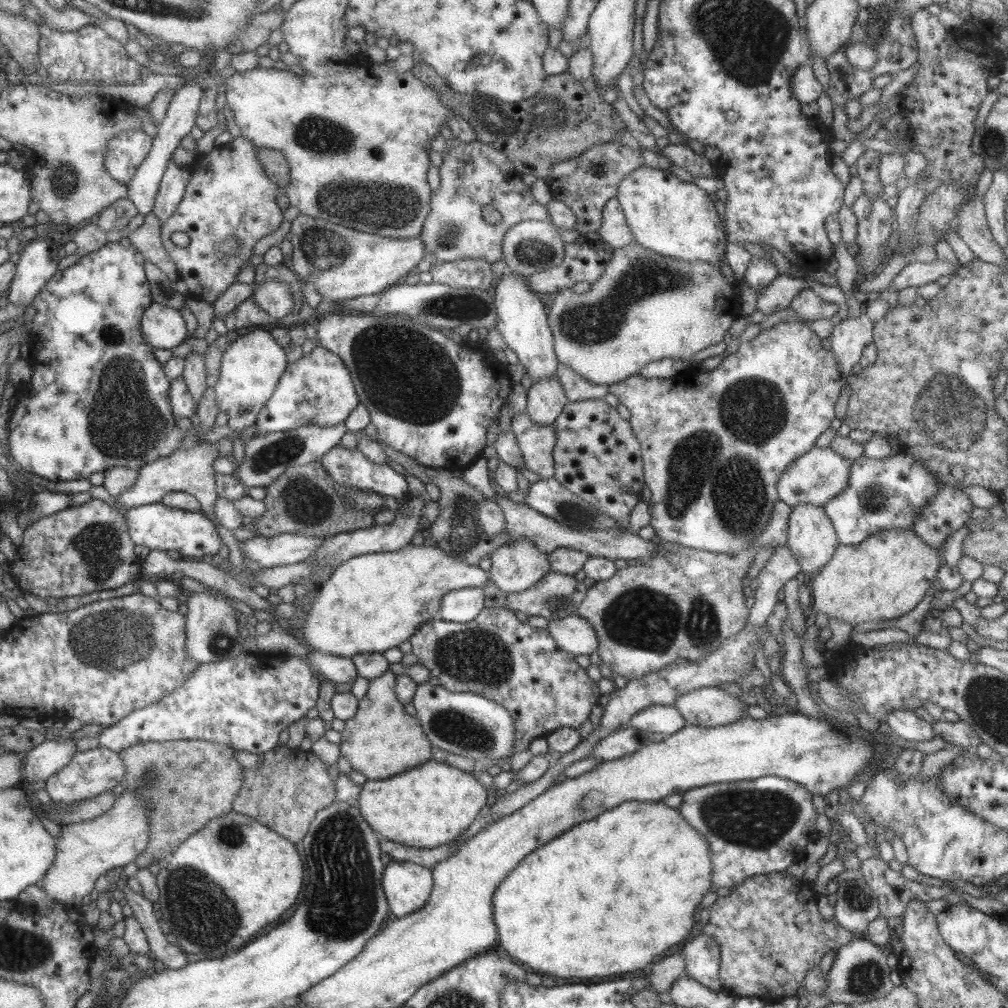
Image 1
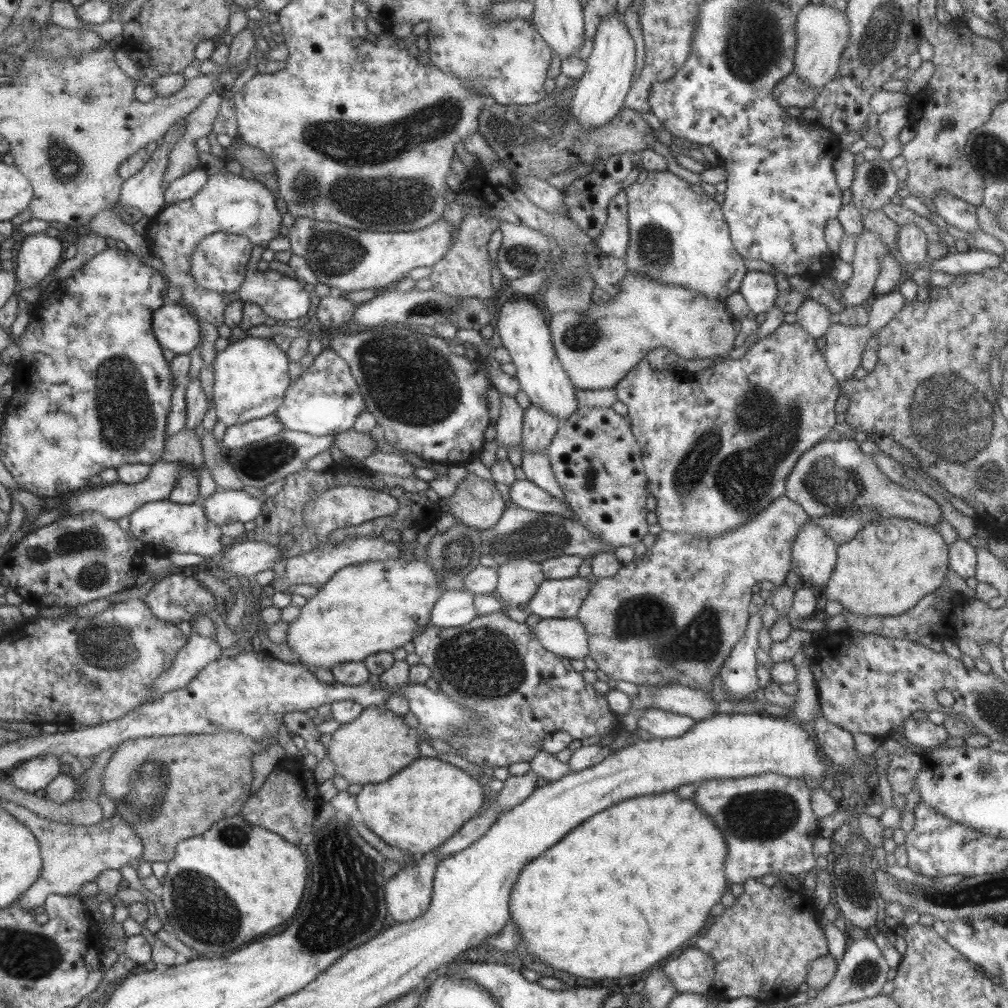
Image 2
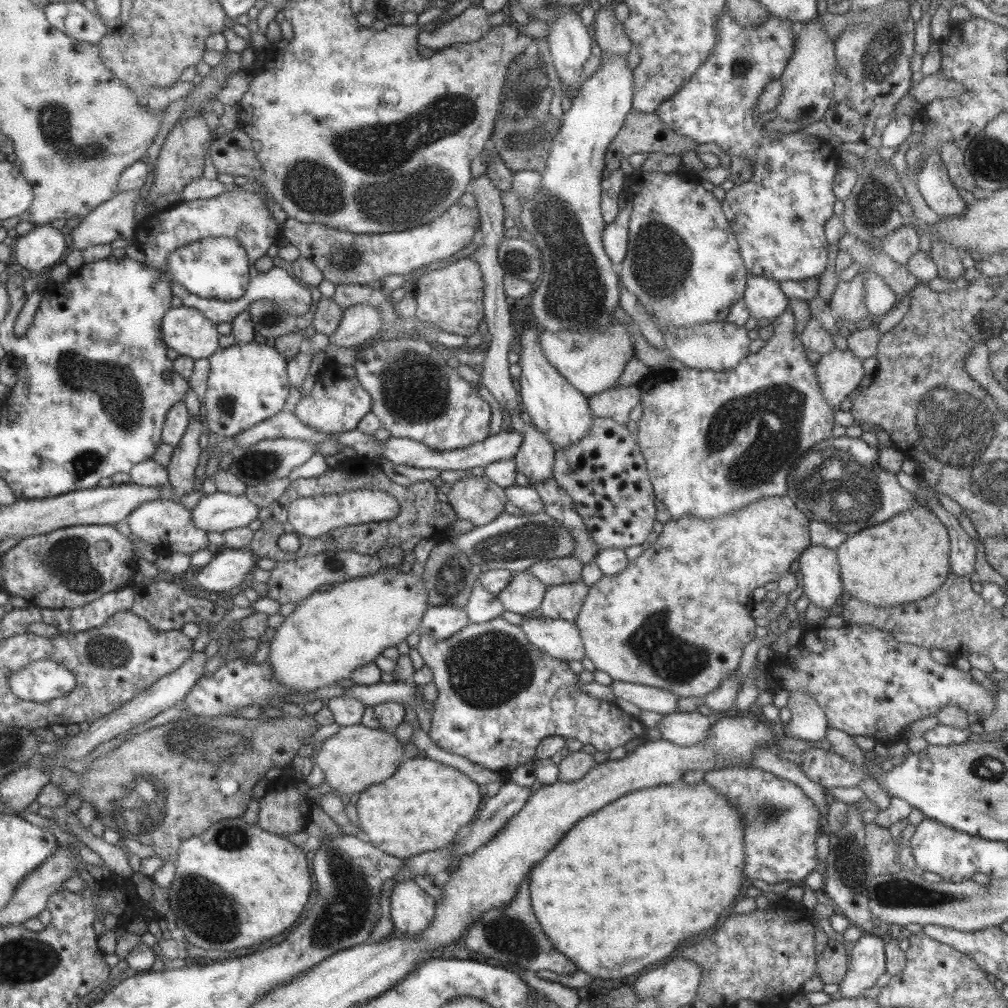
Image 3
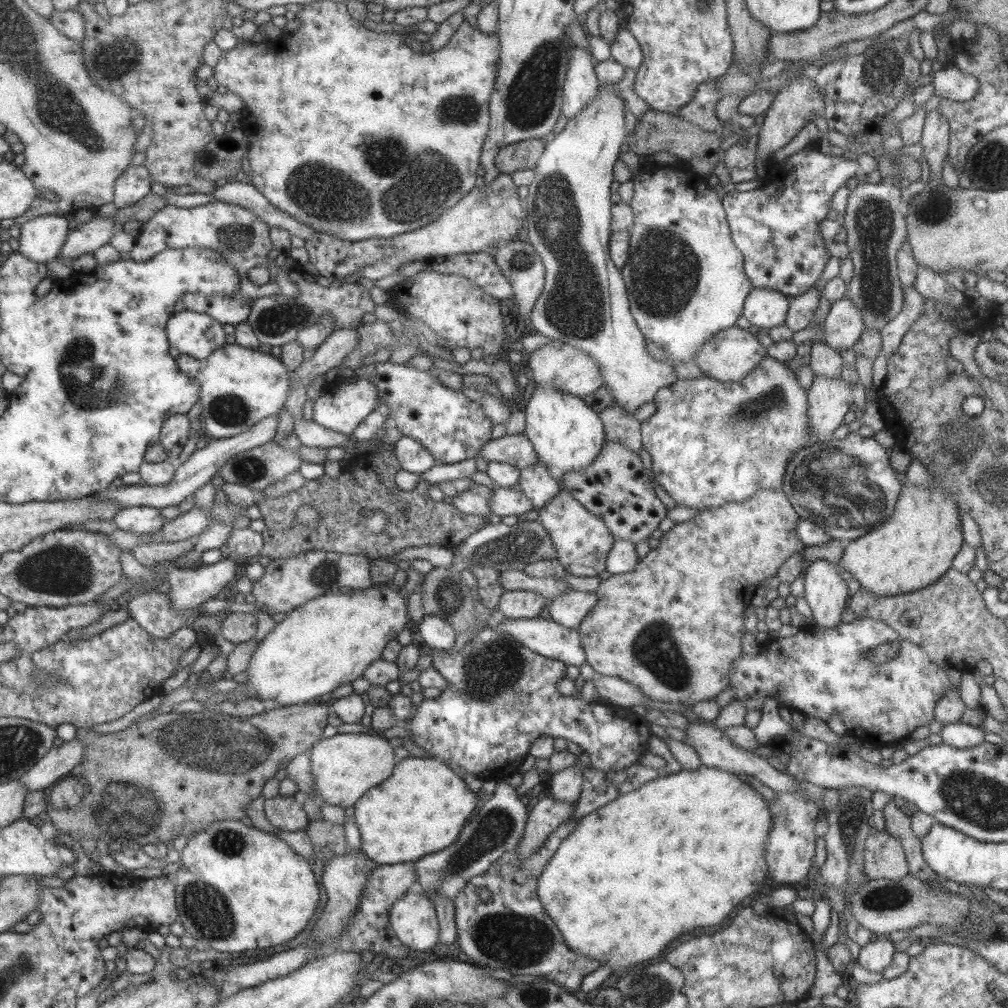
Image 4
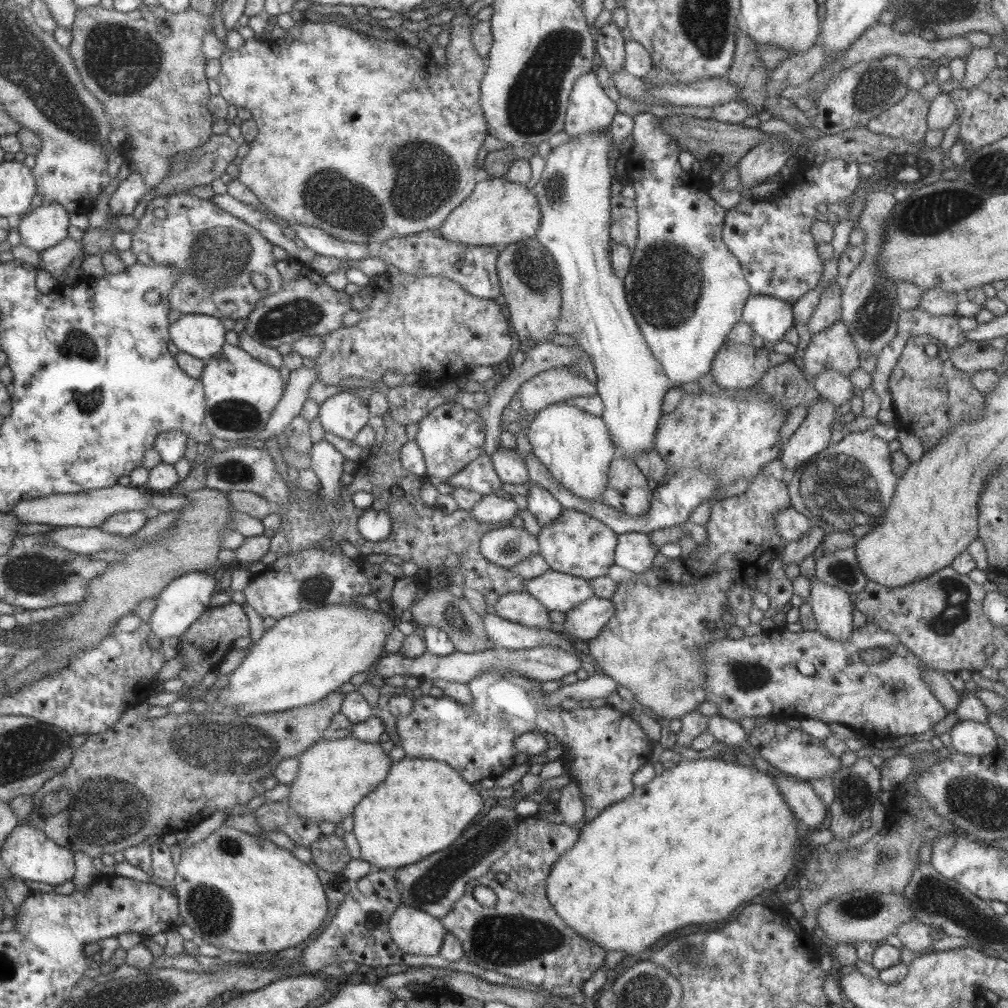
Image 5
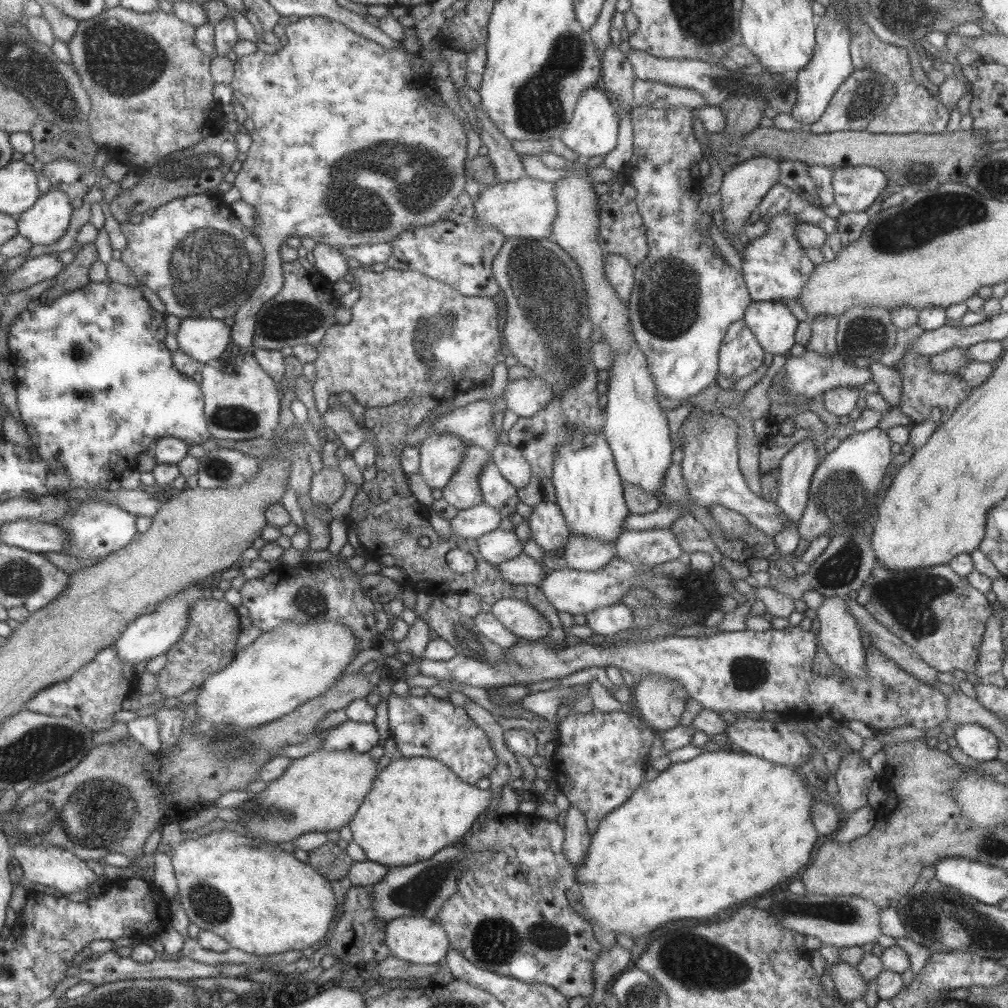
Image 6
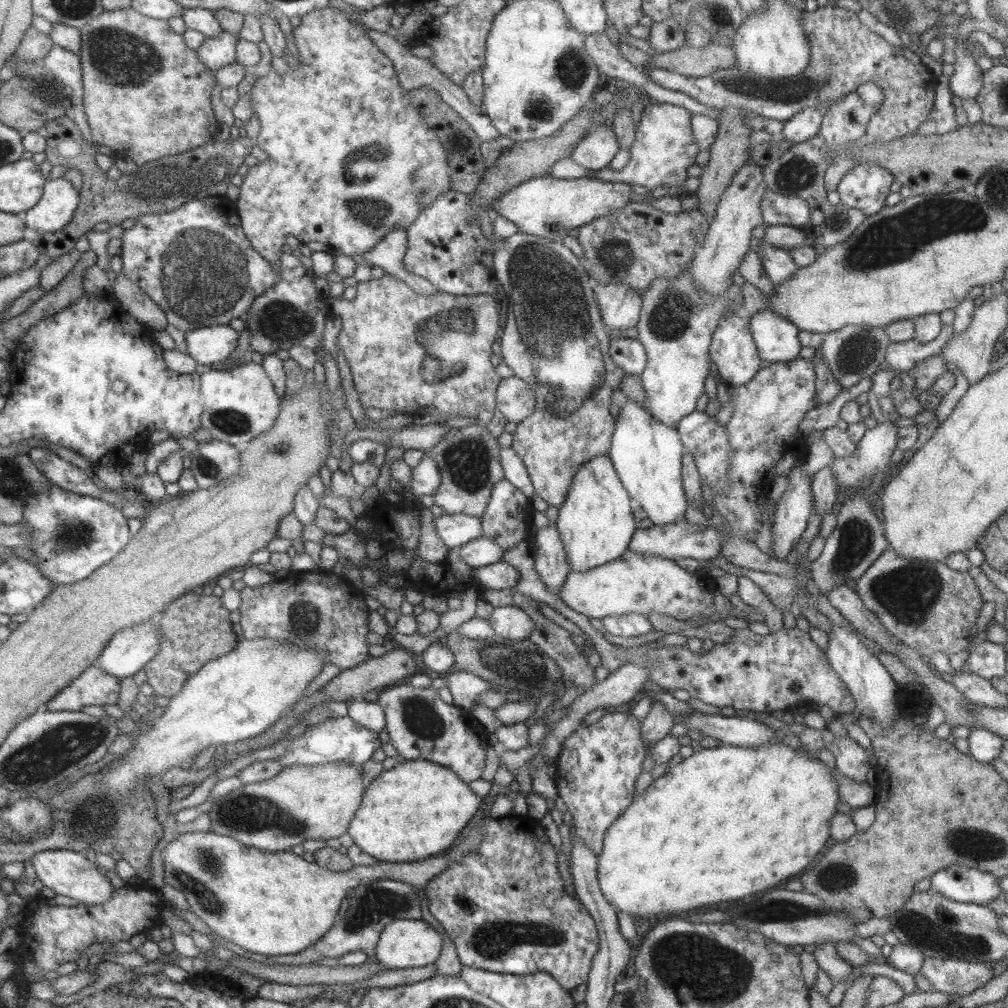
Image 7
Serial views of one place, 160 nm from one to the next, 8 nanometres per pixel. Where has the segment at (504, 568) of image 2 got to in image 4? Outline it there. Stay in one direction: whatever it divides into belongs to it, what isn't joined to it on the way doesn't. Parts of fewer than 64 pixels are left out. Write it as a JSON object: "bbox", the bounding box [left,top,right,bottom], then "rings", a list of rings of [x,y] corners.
{"bbox":[497,590,546,618],"rings":[[[529,590],[503,591],[498,601],[497,611],[505,618],[531,618],[539,617],[539,613],[546,600]]]}

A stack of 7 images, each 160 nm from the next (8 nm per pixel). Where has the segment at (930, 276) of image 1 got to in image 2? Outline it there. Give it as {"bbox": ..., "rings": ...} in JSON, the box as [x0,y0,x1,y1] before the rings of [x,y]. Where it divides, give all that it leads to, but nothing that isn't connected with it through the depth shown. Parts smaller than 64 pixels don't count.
{"bbox":[928,248,1000,276],"rings":[[[968,248],[966,252],[953,254],[947,252],[939,259],[933,259],[928,266],[930,271],[945,272],[953,276],[981,272],[983,269],[997,267],[1000,256],[989,251]]]}

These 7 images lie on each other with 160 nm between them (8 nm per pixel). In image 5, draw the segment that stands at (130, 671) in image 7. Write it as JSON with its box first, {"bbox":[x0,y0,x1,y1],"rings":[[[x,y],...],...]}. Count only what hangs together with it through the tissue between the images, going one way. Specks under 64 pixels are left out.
{"bbox":[147,572,215,644],"rings":[[[208,572],[183,573],[165,586],[158,594],[156,605],[149,617],[147,636],[152,644],[169,637],[179,638],[201,614],[210,607],[209,599],[215,591],[215,578]]]}

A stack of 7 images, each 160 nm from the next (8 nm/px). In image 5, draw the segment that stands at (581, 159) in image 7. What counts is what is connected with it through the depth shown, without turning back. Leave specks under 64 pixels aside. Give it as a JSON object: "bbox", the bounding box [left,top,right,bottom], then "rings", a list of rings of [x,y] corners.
{"bbox":[563,72,618,137],"rings":[[[585,72],[577,77],[569,94],[563,128],[569,137],[593,132],[603,134],[618,112],[616,103],[607,98],[593,73]]]}

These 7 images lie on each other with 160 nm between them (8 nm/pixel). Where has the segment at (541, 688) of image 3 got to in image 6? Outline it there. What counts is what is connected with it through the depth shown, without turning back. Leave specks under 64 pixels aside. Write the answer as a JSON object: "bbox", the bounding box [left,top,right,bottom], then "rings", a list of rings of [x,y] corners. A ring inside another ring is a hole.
{"bbox":[387,692,657,834],"rings":[[[392,692],[387,704],[390,738],[393,738],[399,756],[434,758],[471,785],[495,768],[498,758],[488,736],[468,718],[464,708],[447,698],[439,699],[429,694],[414,697],[409,693],[397,696]],[[592,708],[585,713],[574,713],[571,710],[559,720],[556,726],[555,762],[553,763],[553,780],[557,790],[563,793],[568,802],[583,813],[589,834],[595,832],[599,822],[609,812],[622,805],[642,783],[644,772],[649,767],[650,746],[657,734],[645,721],[621,711],[601,712]]]}

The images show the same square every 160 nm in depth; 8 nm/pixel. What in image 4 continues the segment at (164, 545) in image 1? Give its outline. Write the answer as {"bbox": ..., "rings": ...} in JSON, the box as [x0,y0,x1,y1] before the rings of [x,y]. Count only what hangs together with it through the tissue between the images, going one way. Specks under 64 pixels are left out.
{"bbox":[112,506,166,535],"rings":[[[130,506],[120,508],[112,521],[117,529],[135,535],[155,535],[166,521],[152,506]]]}

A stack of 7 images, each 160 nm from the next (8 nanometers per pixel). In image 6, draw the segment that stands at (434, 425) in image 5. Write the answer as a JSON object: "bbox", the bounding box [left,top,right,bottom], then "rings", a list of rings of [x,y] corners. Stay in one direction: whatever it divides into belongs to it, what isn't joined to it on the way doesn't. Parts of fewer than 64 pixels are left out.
{"bbox":[417,433,469,489],"rings":[[[449,433],[425,437],[417,446],[420,454],[417,473],[429,488],[442,489],[460,465],[462,454],[469,445],[469,442]]]}

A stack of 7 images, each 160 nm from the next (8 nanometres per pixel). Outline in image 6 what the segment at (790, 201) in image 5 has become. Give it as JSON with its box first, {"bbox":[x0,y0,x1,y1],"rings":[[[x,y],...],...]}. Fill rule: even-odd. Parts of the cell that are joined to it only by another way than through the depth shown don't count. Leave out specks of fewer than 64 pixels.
{"bbox":[738,166,886,301],"rings":[[[872,166],[836,168],[831,175],[834,204],[843,215],[865,212],[870,218],[881,210],[883,200],[879,194],[886,180],[886,176]],[[777,214],[767,221],[767,230],[756,239],[747,240],[738,255],[741,273],[752,301],[781,301],[798,298],[803,285],[816,267],[795,236],[798,220],[789,214]]]}

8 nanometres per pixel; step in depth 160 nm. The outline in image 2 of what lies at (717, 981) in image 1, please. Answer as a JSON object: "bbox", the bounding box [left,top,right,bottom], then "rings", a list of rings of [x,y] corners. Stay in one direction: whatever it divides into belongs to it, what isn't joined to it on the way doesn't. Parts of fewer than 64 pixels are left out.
{"bbox":[661,947,714,993],"rings":[[[692,947],[665,963],[661,969],[670,978],[677,993],[710,993],[714,960],[701,949]]]}

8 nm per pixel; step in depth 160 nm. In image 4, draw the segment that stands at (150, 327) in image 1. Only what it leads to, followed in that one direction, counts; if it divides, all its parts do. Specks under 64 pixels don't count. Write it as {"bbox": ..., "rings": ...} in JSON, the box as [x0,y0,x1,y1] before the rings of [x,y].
{"bbox":[165,310,225,362],"rings":[[[183,310],[172,313],[165,325],[168,344],[180,353],[201,362],[225,345],[222,324],[207,313]]]}

